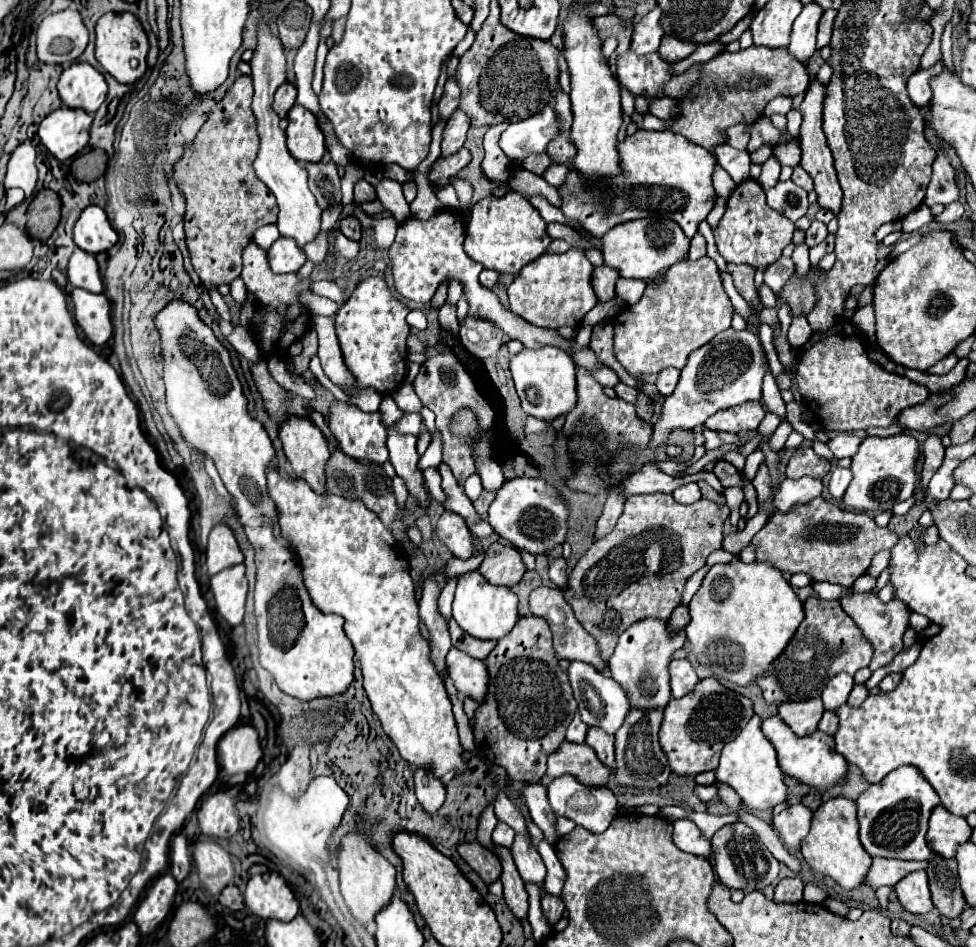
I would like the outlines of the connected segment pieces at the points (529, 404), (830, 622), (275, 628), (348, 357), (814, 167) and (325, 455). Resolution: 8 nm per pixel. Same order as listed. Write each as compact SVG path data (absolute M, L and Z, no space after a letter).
M551 345L543 349L523 349L511 359L511 373L521 399L521 409L535 419L551 423L553 419L567 415L577 405L575 363L563 349Z
M809 597L805 601L805 619L799 625L789 649L771 665L769 675L759 677L757 685L763 689L763 697L779 705L783 701L805 701L819 697L827 681L841 671L855 675L857 669L871 663L873 647L863 637L861 629L847 617L839 601L823 601L819 597Z
M169 303L157 317L155 325L161 333L163 341L163 367L165 367L165 387L167 387L167 407L179 425L183 439L195 447L197 451L209 455L217 465L217 471L223 479L223 485L233 497L233 507L239 517L239 523L245 529L249 543L255 549L255 565L257 565L257 583L255 583L255 617L257 617L257 645L259 645L259 661L261 665L275 677L279 689L287 695L293 695L301 701L311 701L315 697L331 697L335 693L343 693L353 681L353 647L343 633L343 617L341 615L325 615L321 613L303 583L303 573L297 563L297 557L289 545L289 539L281 535L281 527L277 523L277 507L267 493L267 469L273 467L275 449L265 427L249 417L247 399L241 391L241 383L231 365L229 351L217 341L213 331L197 317L197 311L183 303Z
M369 277L365 281L361 281L355 291L351 293L349 301L337 311L335 315L335 331L337 331L337 339L341 345L341 353L343 353L343 361L349 367L349 371L355 377L355 385L365 389L365 387L373 387L377 393L381 395L389 395L393 393L403 381L405 381L405 367L407 367L407 345L405 345L405 337L409 335L409 325L405 321L409 313L409 307L403 305L401 301L397 301L387 283L381 277Z
M811 79L809 83L809 89L805 93L805 99L799 107L801 115L803 115L803 123L801 123L801 133L799 133L799 145L801 145L801 151L803 151L803 157L801 157L801 167L807 169L807 173L813 177L815 181L815 193L817 193L817 201L821 207L833 211L833 215L837 217L839 215L839 209L841 209L841 187L839 187L839 181L837 181L837 175L835 175L835 167L833 167L833 157L831 157L831 151L825 143L825 135L823 135L823 129L821 129L821 109L823 109L823 99L825 99L825 85L819 83L817 79Z
M289 417L279 427L283 451L293 467L297 479L303 479L317 495L325 489L325 465L331 457L329 443L323 433L309 419Z

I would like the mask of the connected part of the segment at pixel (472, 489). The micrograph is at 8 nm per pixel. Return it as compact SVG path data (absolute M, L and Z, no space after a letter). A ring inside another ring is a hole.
M475 473L475 475L471 475L465 483L463 483L463 491L465 491L465 495L471 499L471 501L475 501L479 495L481 495L481 477Z

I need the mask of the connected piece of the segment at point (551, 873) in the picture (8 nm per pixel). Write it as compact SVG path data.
M545 839L537 845L537 851L547 868L547 875L545 875L545 881L543 881L543 887L547 893L553 893L553 895L561 895L561 889L563 889L563 883L565 883L565 871L561 862L559 861L555 848L553 845L548 844Z

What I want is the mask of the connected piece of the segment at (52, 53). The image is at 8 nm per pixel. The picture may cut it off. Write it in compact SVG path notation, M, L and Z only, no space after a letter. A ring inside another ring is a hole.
M65 9L47 15L37 29L37 59L49 65L69 65L87 47L89 31L77 9ZM55 39L63 39L65 51L55 49Z

